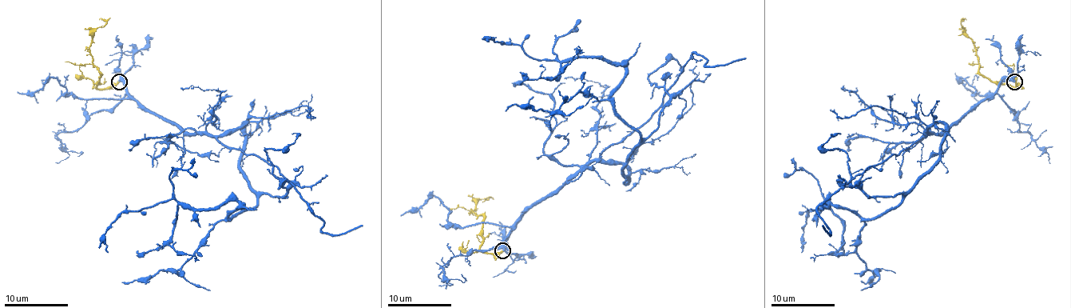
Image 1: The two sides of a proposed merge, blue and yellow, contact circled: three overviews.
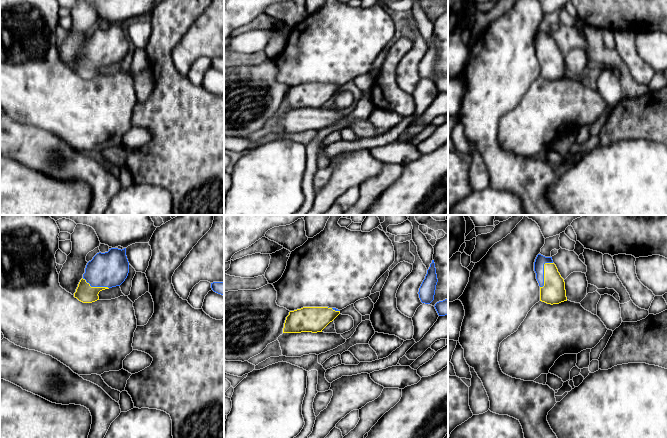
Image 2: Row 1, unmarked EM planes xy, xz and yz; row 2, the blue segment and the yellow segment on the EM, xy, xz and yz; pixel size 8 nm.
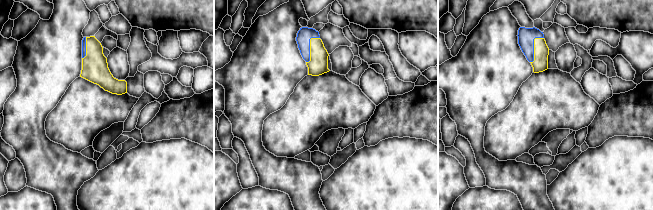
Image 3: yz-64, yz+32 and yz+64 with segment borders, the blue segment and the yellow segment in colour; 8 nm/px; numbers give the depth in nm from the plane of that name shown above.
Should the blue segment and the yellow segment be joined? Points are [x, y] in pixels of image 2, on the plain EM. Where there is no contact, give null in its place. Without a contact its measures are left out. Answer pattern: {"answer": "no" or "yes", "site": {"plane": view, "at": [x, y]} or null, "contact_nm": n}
{"answer": "no", "site": {"plane": "yz", "at": [543, 48]}, "contact_nm": 220}

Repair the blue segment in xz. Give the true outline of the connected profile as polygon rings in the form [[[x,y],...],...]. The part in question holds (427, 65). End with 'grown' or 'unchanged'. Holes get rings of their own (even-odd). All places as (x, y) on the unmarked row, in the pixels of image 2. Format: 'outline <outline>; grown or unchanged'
outline [[[434,36],[430,40],[429,45],[427,46],[427,50],[425,55],[423,56],[420,64],[419,64],[419,74],[422,79],[430,80],[434,76],[436,61],[438,55],[436,50],[436,44]]]; unchanged

